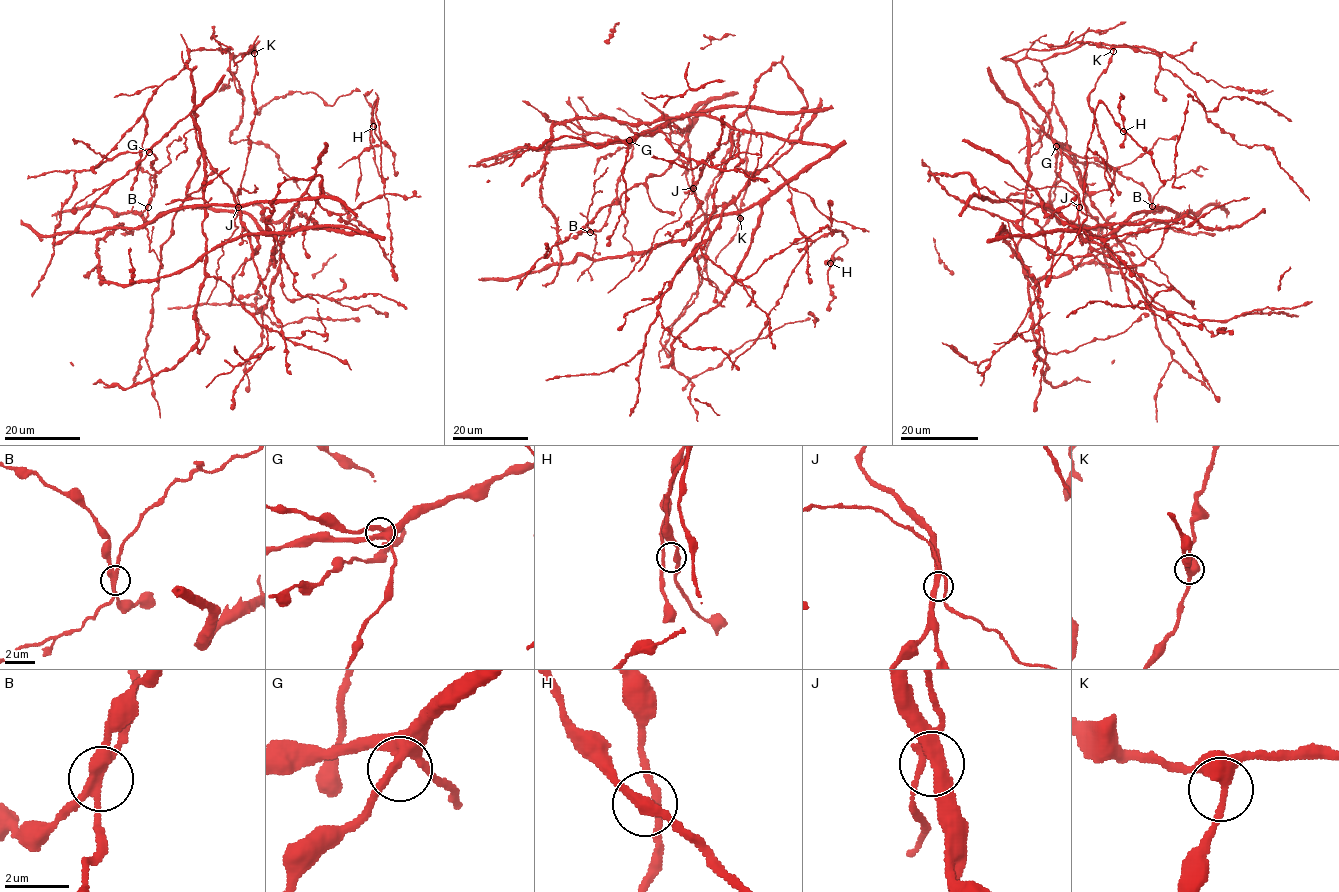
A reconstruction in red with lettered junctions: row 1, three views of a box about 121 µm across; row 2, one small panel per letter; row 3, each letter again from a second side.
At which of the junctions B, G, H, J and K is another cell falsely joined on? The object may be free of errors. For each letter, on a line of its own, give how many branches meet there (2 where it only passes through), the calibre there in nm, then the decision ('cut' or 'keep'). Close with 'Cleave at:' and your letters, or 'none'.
B: 4 branches meet; 280 nm thick; cut
G: 4 branches meet; 280 nm thick; keep
H: 4 branches meet; 280 nm thick; keep
J: 4 branches meet; 320 nm thick; keep
K: 4 branches meet; 340 nm thick; keep
Cleave at: B

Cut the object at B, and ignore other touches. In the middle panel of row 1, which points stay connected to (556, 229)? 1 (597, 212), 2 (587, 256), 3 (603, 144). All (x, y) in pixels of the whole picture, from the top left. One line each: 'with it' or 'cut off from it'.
1: with it
2: with it
3: with it

